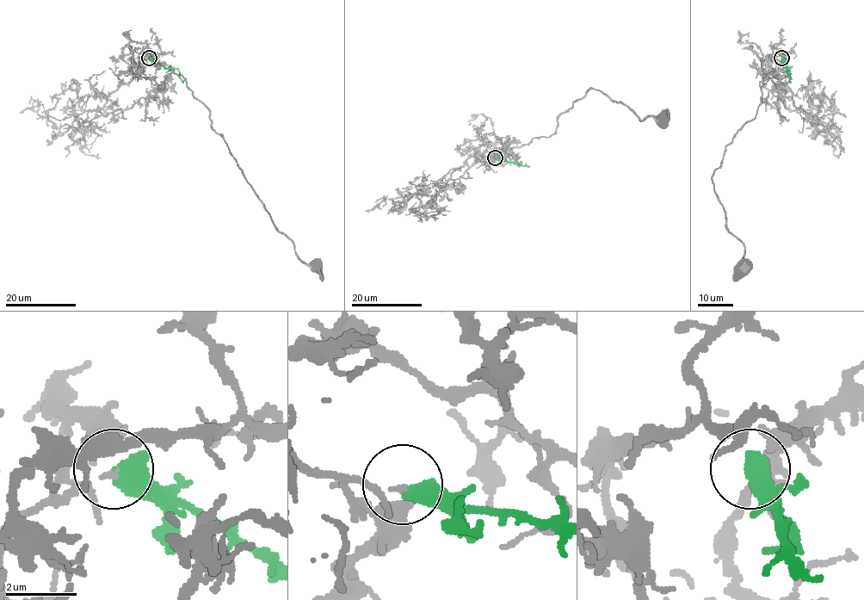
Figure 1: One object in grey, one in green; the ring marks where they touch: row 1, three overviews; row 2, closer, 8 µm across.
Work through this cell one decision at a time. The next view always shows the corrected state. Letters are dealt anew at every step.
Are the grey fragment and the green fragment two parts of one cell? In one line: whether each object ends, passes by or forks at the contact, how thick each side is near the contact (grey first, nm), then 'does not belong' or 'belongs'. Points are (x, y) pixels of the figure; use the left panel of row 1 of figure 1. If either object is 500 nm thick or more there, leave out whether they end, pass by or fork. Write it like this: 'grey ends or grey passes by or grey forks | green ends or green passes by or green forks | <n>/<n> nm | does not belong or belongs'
80/500 nm | belongs

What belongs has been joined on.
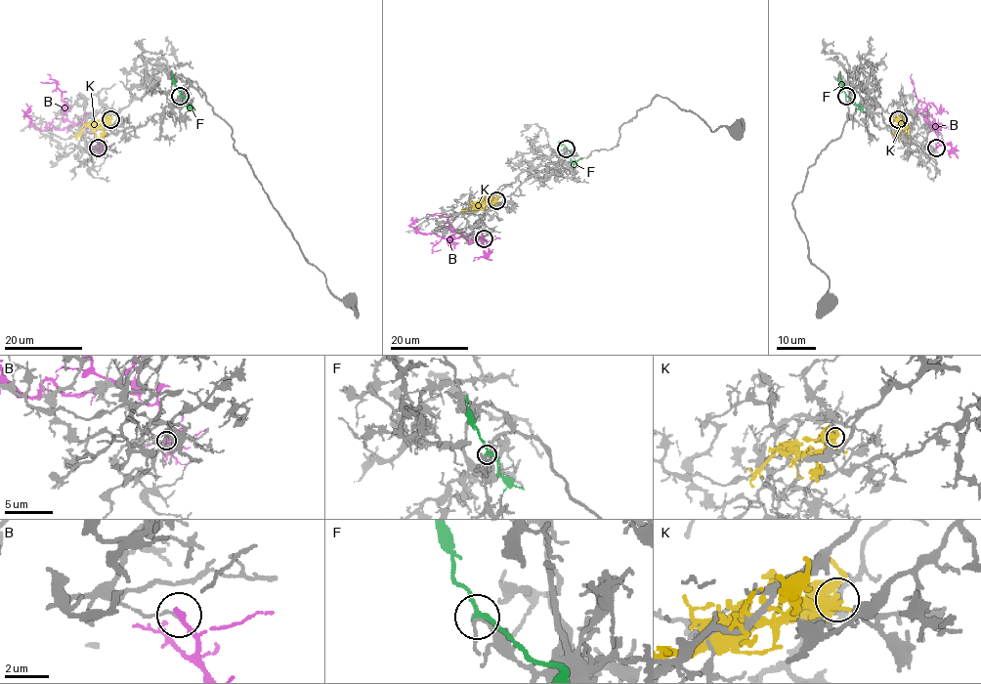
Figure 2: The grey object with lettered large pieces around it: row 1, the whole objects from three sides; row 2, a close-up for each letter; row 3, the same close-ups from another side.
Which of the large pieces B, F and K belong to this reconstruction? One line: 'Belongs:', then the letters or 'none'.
Belongs: none

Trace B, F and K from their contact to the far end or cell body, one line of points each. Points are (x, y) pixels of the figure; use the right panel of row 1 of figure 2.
B: (936, 148), (943, 143), (938, 139), (937, 124), (936, 129), (931, 123), (930, 129), (919, 110), (921, 104)
F: (846, 96), (861, 106), (856, 110)
K: (898, 119), (901, 125), (906, 125), (907, 140)

